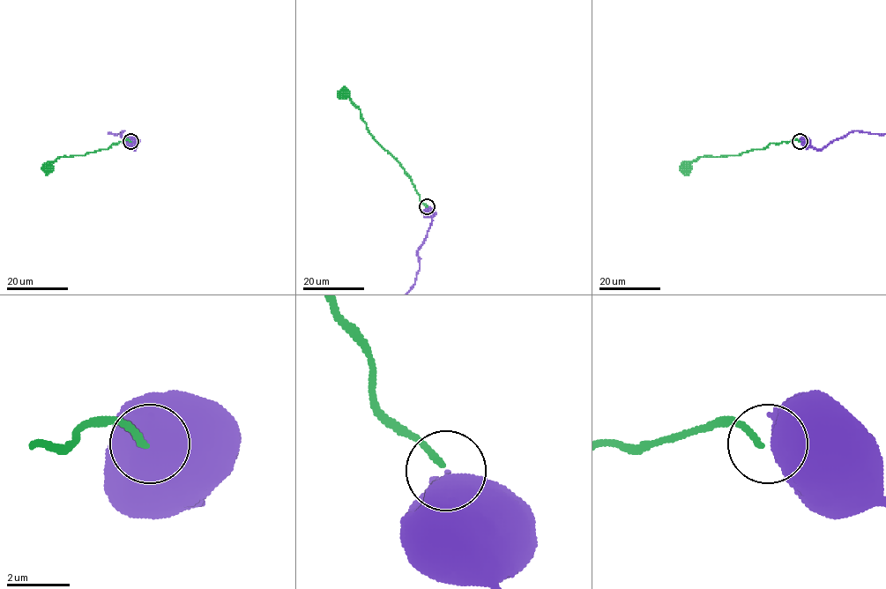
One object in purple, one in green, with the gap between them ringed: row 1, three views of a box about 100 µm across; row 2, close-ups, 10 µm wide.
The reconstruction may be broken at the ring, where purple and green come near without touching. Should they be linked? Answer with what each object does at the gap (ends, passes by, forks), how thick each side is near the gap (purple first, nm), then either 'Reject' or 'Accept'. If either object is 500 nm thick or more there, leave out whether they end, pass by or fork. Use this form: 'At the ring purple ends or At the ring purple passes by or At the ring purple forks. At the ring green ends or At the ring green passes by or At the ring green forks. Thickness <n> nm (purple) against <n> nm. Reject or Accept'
Thickness 950 nm (purple) against 200 nm. Reject

